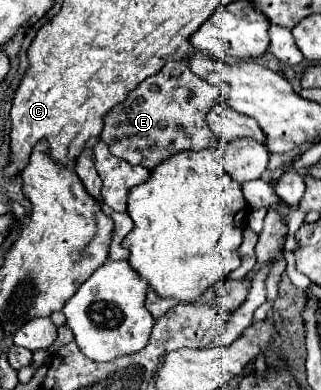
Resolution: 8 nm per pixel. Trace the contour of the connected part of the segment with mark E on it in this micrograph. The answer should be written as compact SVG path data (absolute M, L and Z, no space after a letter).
M170 61L162 67L158 75L152 75L144 79L134 91L128 93L126 101L118 103L106 117L104 117L104 129L100 133L100 139L108 145L110 153L128 161L130 165L144 165L146 169L152 169L160 163L160 159L166 159L178 151L196 151L196 149L216 149L220 145L220 139L210 135L210 129L206 127L206 109L214 107L218 103L218 87L210 87L206 81L198 79L190 69L186 69L184 61Z

